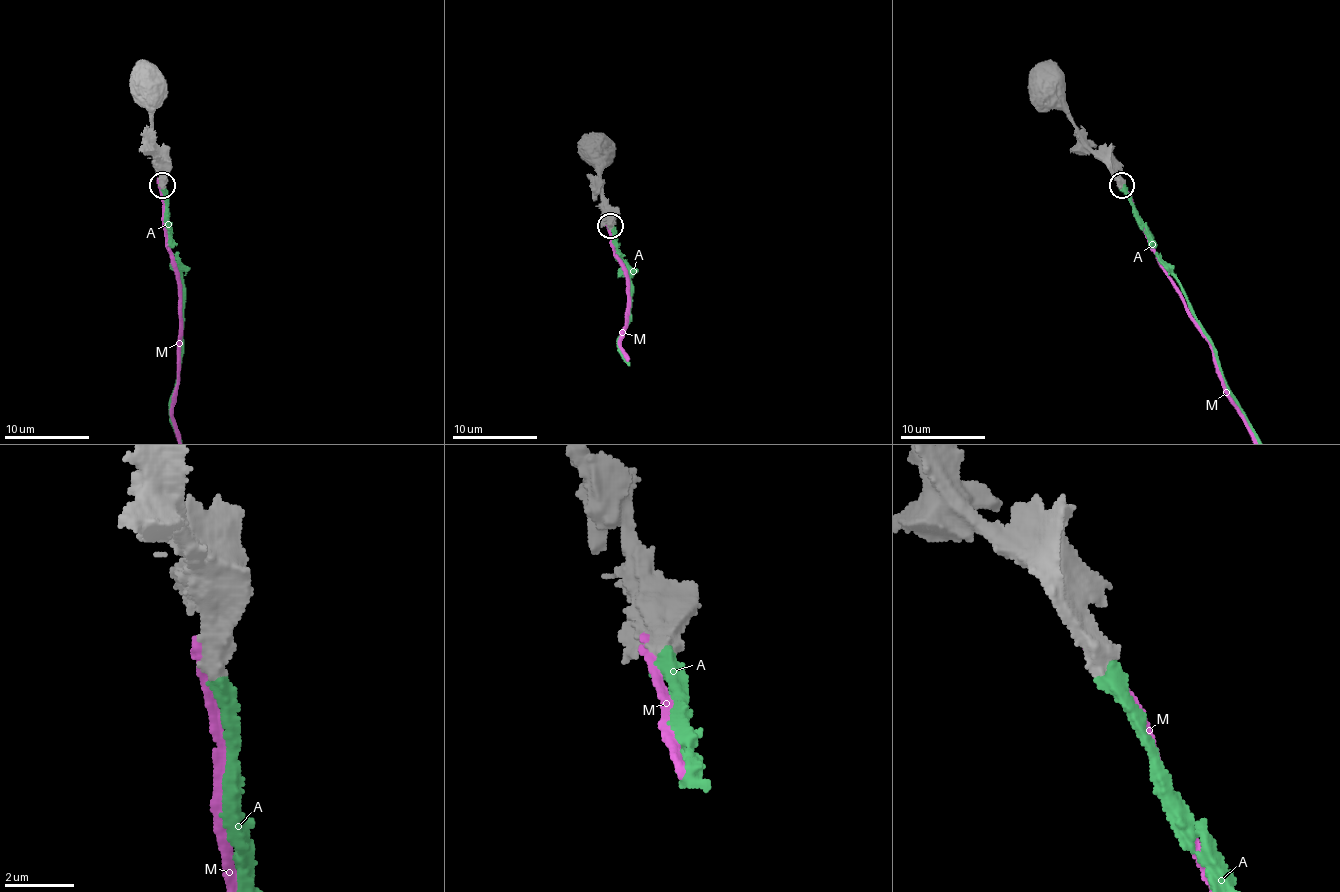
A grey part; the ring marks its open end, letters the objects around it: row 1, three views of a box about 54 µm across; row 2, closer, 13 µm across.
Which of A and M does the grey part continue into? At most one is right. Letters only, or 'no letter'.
A

